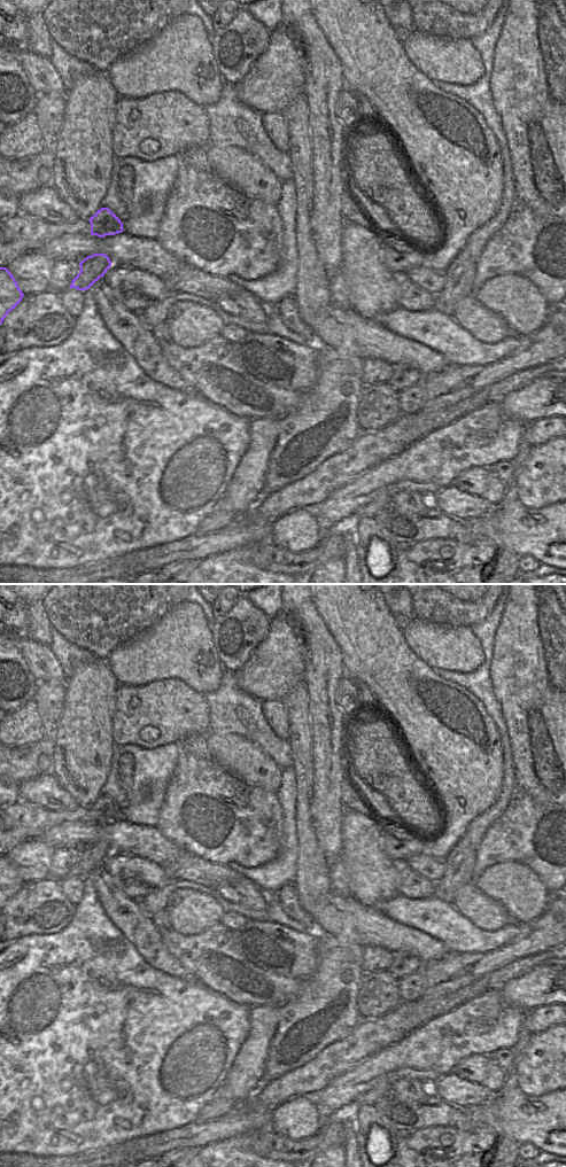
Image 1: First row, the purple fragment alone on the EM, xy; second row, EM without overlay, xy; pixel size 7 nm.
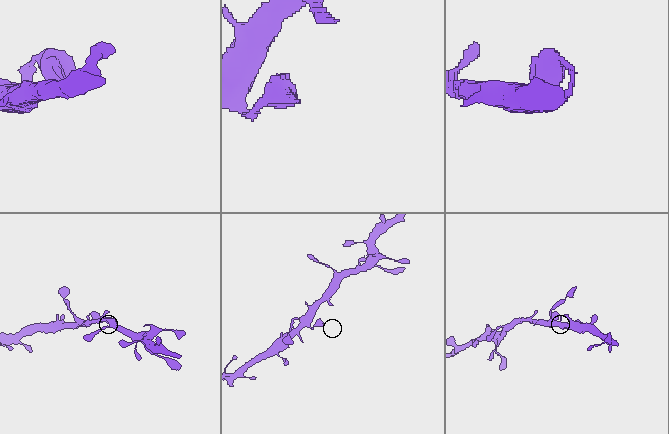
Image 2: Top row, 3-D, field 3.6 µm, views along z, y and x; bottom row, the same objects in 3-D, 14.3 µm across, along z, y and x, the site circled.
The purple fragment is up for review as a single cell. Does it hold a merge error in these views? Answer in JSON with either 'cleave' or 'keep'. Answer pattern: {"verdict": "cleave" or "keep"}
{"verdict": "keep"}

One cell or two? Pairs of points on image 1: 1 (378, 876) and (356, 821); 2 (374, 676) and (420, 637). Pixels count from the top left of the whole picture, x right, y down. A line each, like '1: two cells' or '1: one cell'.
1: one cell
2: two cells

